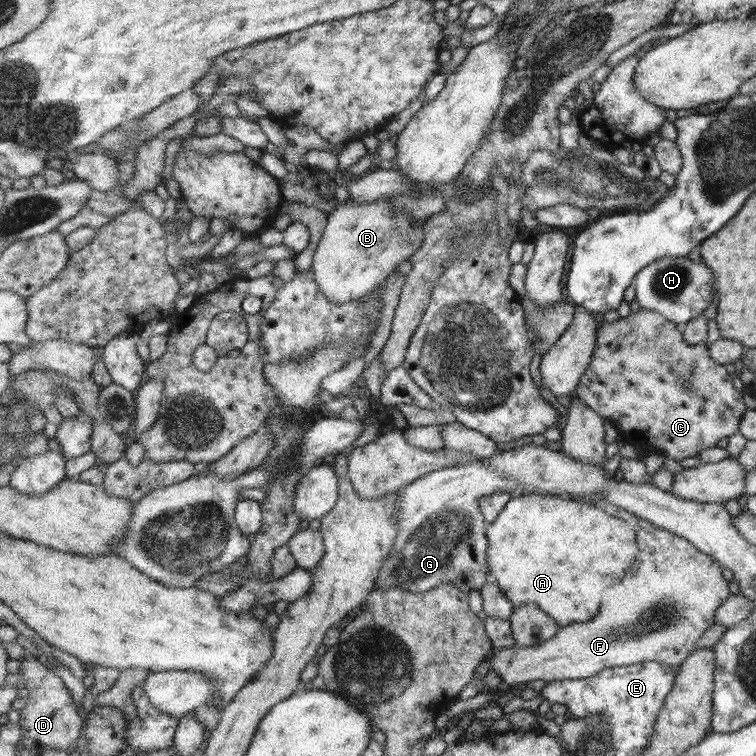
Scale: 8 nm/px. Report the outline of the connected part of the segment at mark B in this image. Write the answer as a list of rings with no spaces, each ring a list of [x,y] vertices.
[[[389,200],[358,205],[346,202],[329,216],[329,224],[315,253],[313,272],[322,292],[330,302],[342,306],[374,292],[402,262],[410,261],[424,245],[422,225],[412,223],[407,215],[391,210]]]

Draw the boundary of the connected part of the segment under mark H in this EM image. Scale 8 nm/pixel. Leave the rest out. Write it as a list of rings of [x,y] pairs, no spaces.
[[[686,257],[660,258],[634,278],[635,299],[641,308],[654,310],[679,327],[693,320],[712,302],[712,272]]]

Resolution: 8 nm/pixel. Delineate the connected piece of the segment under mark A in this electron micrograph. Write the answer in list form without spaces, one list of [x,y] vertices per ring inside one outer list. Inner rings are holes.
[[[530,493],[514,496],[505,504],[497,520],[488,524],[487,540],[490,542],[486,562],[490,576],[513,606],[536,604],[560,627],[573,622],[588,622],[600,608],[600,594],[604,586],[612,586],[630,569],[636,557],[636,536],[620,518],[606,508],[594,507],[588,502],[554,495]]]

